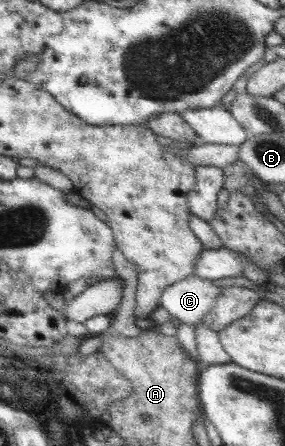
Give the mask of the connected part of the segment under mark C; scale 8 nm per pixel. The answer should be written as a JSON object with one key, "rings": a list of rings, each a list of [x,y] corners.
{"rings":[[[197,275],[176,280],[162,292],[159,307],[164,308],[170,318],[179,325],[200,324],[215,305],[220,287]]]}

